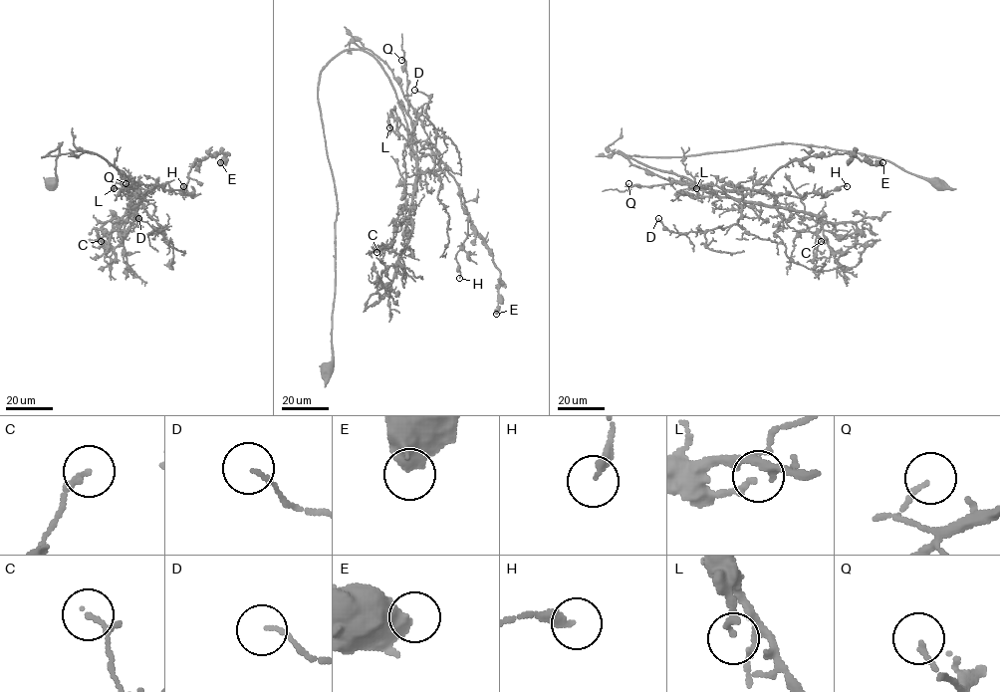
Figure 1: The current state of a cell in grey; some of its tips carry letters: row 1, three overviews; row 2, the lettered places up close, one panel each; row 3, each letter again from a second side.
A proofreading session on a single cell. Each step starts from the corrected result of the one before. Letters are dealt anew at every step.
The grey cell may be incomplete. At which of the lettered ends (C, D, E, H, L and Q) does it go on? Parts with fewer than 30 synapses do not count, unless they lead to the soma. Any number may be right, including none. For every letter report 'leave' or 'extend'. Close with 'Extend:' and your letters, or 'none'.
C: leave
D: leave
E: leave
H: leave
L: leave
Q: leave
Extend: none

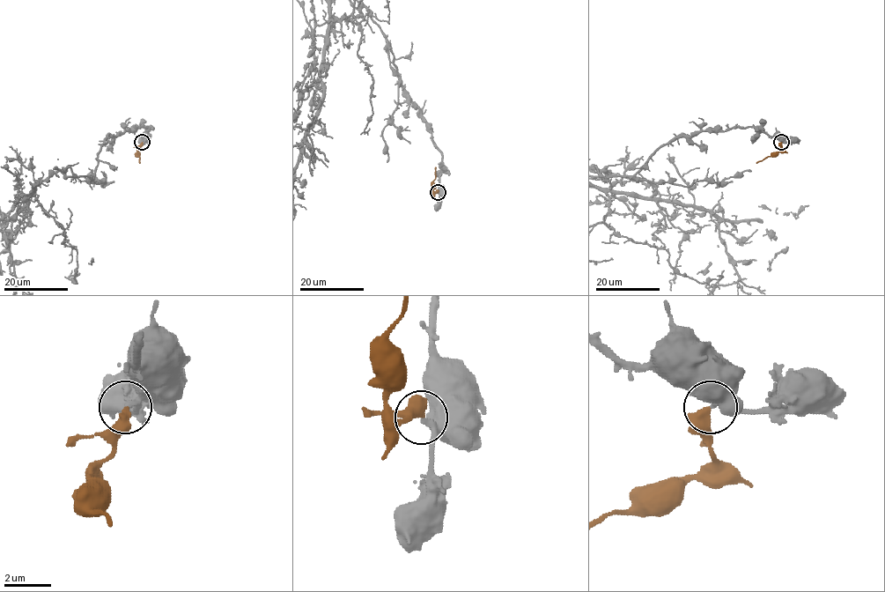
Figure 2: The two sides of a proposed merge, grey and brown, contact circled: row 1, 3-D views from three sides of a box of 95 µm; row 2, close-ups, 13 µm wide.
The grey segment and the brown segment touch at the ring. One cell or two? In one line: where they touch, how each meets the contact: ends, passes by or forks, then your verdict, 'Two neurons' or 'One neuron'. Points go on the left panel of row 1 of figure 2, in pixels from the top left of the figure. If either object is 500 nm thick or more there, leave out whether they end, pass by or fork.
Place: (142, 142). At the ring grey passes by. At the ring brown ends. One neuron

